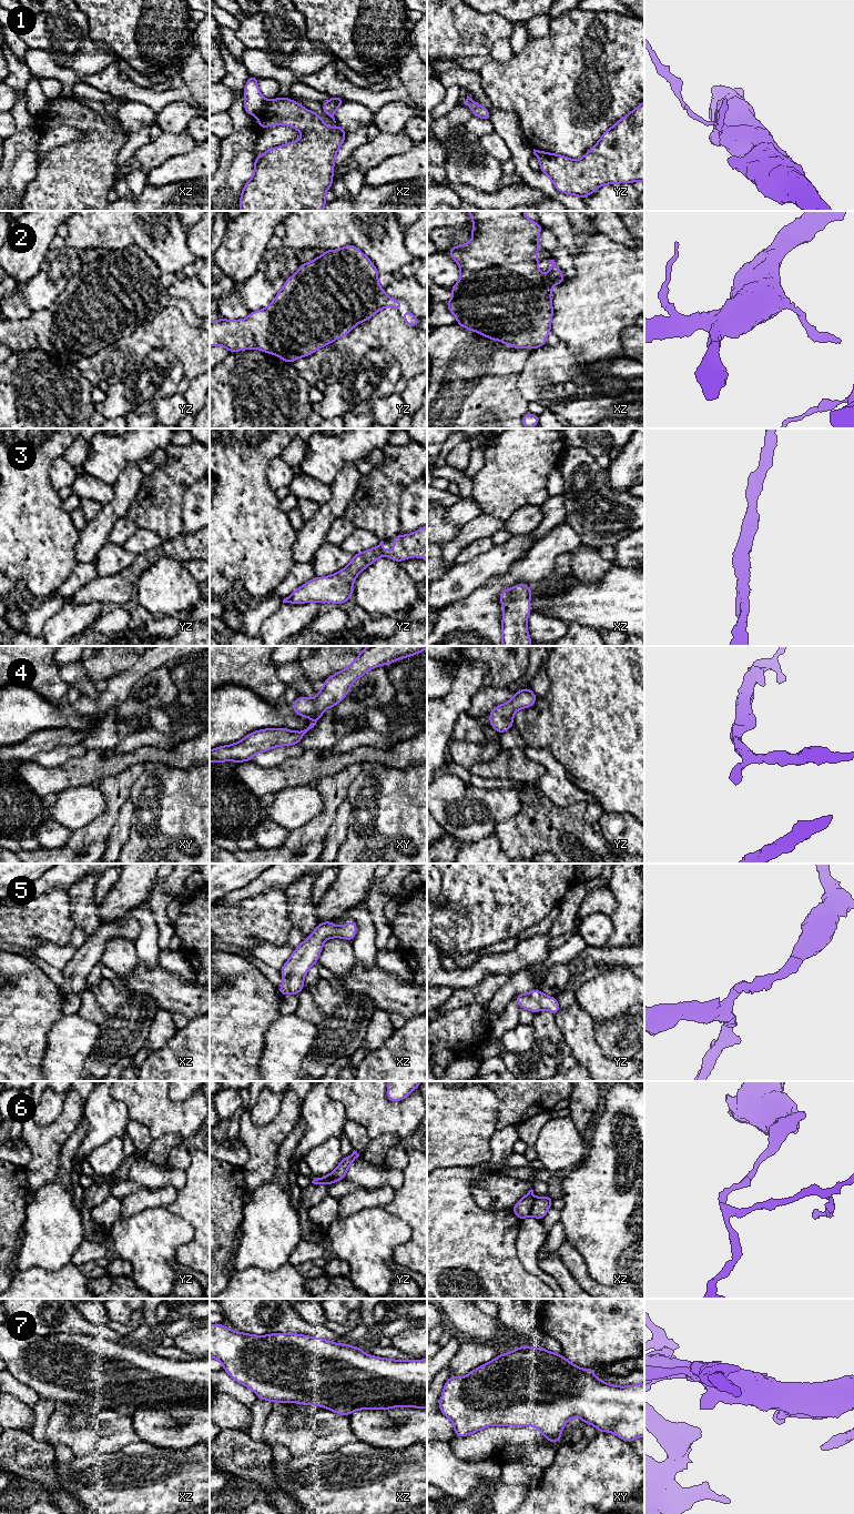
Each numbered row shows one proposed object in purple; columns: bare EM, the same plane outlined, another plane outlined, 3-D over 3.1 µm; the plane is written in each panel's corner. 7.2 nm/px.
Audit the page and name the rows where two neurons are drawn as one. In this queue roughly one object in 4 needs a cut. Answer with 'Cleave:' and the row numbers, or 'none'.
Cleave: 1, 6

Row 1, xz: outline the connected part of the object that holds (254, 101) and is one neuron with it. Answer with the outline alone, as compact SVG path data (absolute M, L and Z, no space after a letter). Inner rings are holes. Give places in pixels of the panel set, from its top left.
M250 75L244 87L244 110L250 115L256 115L266 104L266 99L262 95L257 77Z

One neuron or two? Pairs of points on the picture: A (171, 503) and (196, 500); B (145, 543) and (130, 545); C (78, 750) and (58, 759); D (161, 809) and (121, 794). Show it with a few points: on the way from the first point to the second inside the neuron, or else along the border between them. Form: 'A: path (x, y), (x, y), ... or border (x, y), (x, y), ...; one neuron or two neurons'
A: border (197, 480), (183, 497), (183, 528); two neurons
B: path (142, 543), (133, 544); one neuron
C: path (73, 752), (62, 755); one neuron
D: border (142, 774), (132, 786), (129, 798); two neurons

